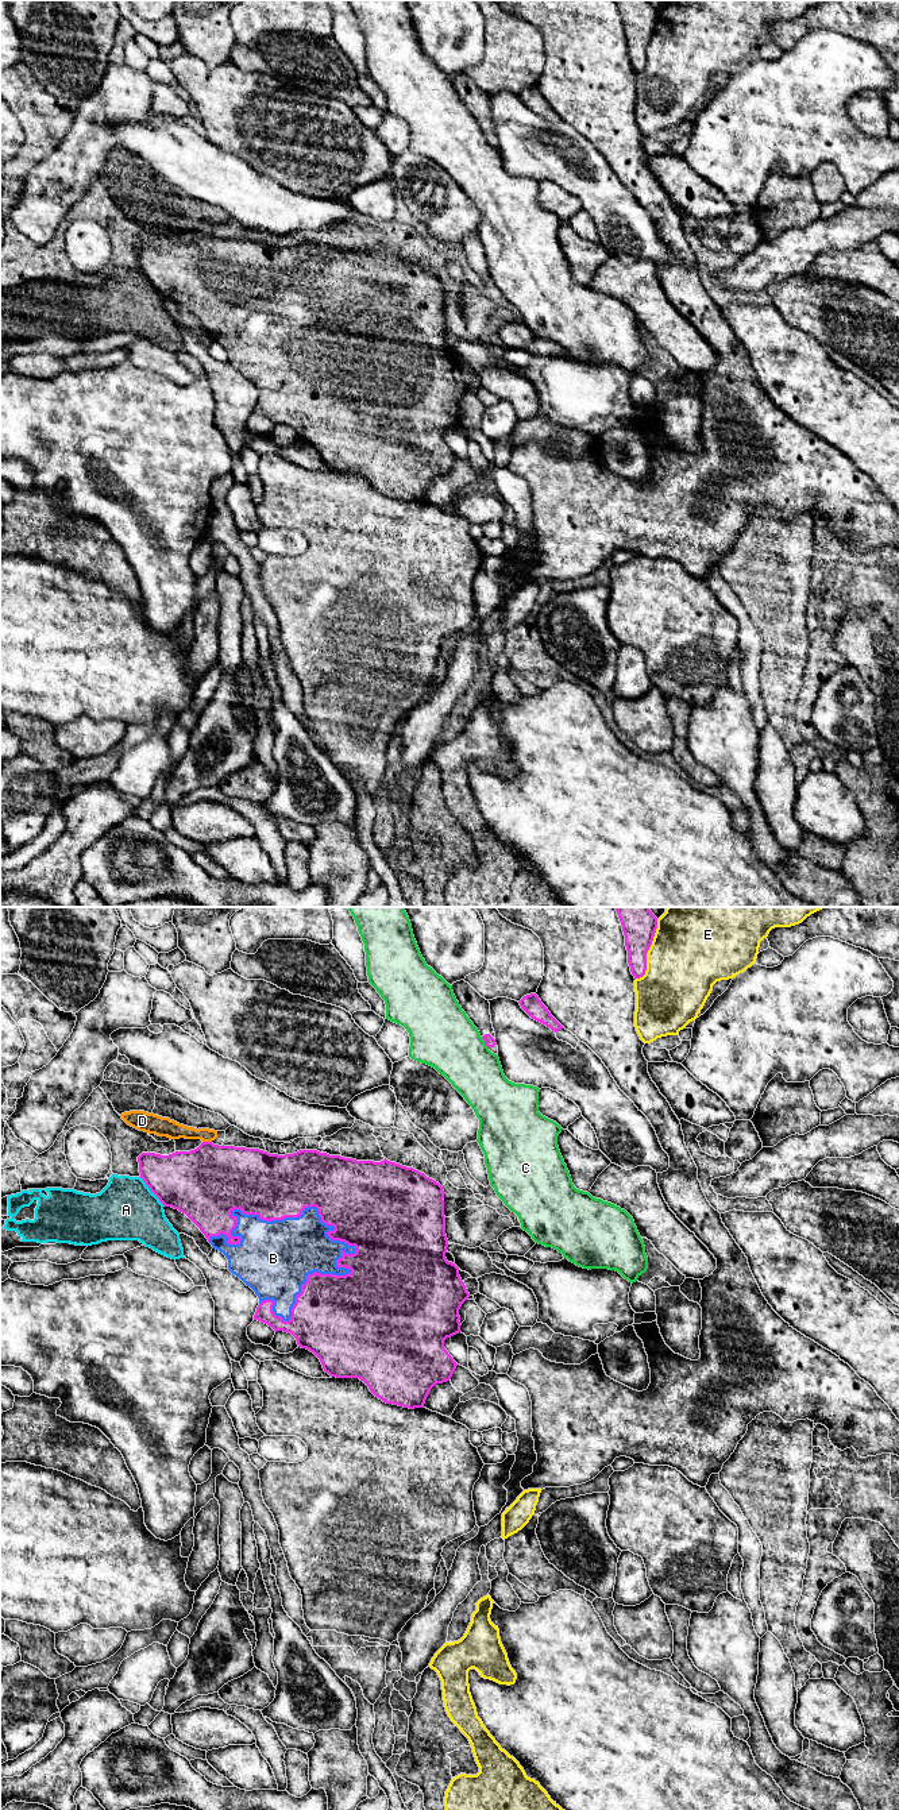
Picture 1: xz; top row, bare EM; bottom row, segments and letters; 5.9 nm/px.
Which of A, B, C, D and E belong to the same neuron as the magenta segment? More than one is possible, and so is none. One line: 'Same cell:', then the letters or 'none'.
Same cell: B

